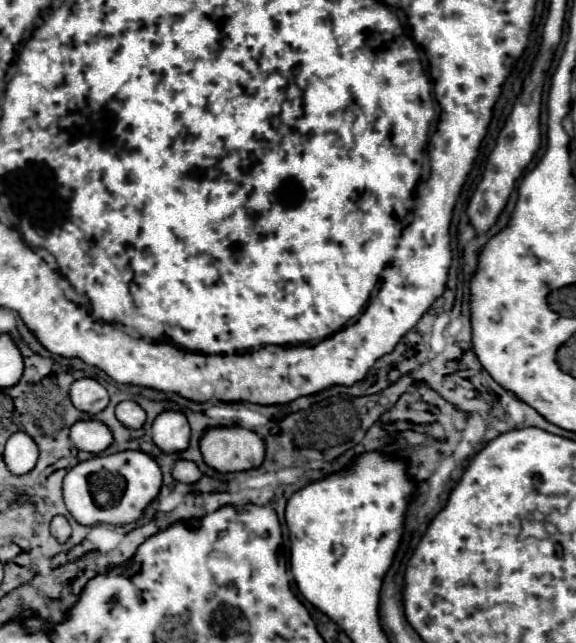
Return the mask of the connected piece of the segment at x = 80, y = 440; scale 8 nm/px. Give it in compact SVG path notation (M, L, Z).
M78 421L70 429L70 439L76 449L100 455L114 441L110 429L100 421Z

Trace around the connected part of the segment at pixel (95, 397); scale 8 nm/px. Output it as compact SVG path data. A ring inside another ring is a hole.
M78 379L70 387L70 399L76 405L76 409L96 415L106 409L108 405L108 393L106 389L94 381L94 379Z

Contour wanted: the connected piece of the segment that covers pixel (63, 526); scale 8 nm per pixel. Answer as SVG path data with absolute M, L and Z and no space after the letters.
M58 515L52 519L52 535L56 537L58 543L66 543L70 539L70 533L72 533L72 529L70 529L70 523L66 517Z

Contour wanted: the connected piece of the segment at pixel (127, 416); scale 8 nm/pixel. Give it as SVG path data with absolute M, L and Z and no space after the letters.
M122 401L122 403L118 403L116 417L128 429L140 429L144 425L144 421L146 421L144 409L138 403L134 403L134 401Z

